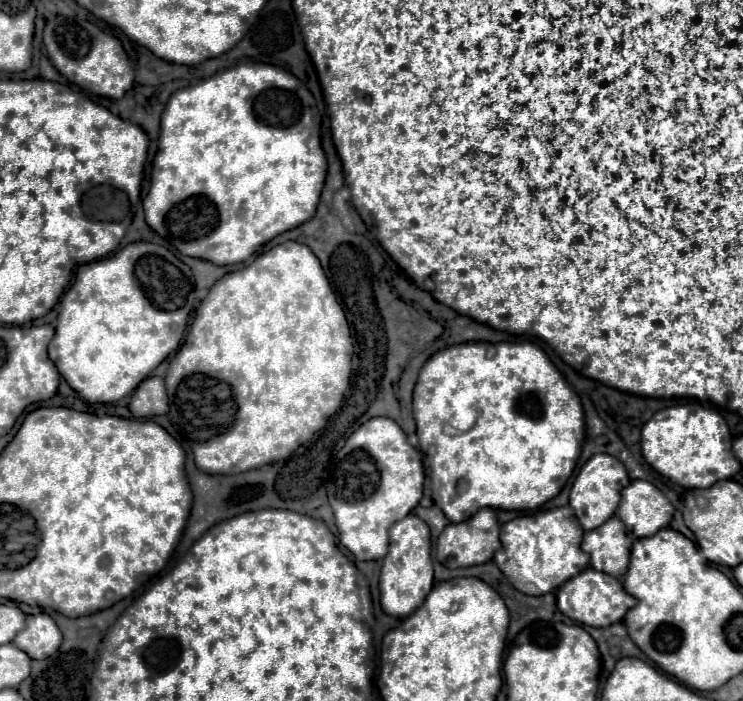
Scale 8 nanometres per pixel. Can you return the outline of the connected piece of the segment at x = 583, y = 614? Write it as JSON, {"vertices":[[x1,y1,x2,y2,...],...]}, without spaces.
{"vertices":[[588,567,558,589,556,605,566,617,570,617,576,623,582,623,588,627,610,627,612,623,624,619,626,611,636,605,636,599,624,591,622,583,616,577]]}

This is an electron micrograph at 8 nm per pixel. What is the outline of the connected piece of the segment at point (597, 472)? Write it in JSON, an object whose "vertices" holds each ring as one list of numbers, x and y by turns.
{"vertices":[[598,453,594,457,588,459,588,463,580,469,578,477,572,483,572,491,570,491,570,507,574,511,574,515,578,517,580,525,590,531,600,527,608,517,614,515,616,505,620,501,620,491,630,483,630,477,624,469,624,465,608,455,608,453]]}

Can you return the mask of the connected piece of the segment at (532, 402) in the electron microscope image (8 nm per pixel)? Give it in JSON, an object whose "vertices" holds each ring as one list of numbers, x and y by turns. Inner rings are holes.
{"vertices":[[464,343,464,345,452,345,448,349,442,349,440,353,434,353,420,369,418,379,414,387,414,419,416,419,416,433,419,441,419,449,422,454,422,464,425,474,424,487,434,500,434,503,444,511,444,515,452,523,466,521,476,511,490,507,490,509,506,509,506,511,530,511,540,505,544,505,548,499,556,497,560,489,570,479,576,459,580,455,580,445,584,439,584,411,580,405,578,395,568,387,564,377,558,373,558,369,552,365,552,361,546,357,546,353,532,345,532,343]]}

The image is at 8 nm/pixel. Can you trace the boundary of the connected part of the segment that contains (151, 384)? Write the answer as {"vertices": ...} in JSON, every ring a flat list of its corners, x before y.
{"vertices":[[162,377,144,379,132,395,130,411,136,419,150,419,168,413,168,397]]}

